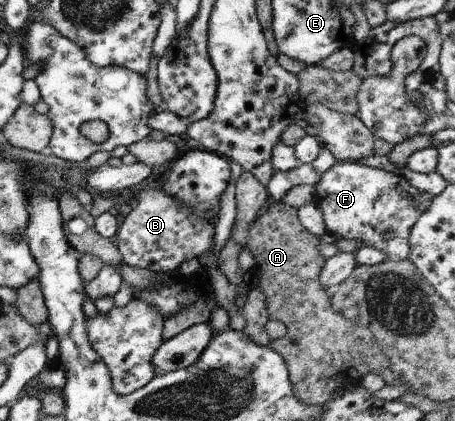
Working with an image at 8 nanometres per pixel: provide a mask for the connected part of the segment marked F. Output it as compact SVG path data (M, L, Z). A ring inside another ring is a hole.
M340 161L330 167L319 176L313 188L314 201L320 207L326 232L335 234L337 239L358 239L382 251L391 260L407 259L410 228L433 198L413 188L398 173L348 161ZM386 232L392 236L388 238Z

